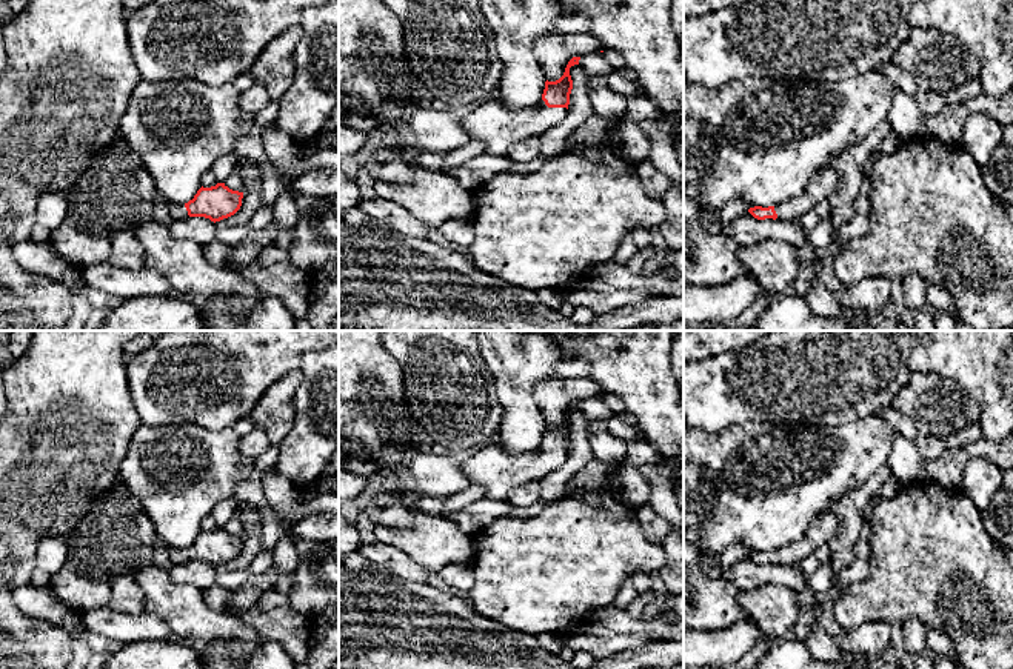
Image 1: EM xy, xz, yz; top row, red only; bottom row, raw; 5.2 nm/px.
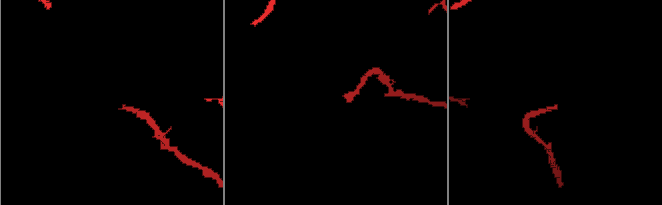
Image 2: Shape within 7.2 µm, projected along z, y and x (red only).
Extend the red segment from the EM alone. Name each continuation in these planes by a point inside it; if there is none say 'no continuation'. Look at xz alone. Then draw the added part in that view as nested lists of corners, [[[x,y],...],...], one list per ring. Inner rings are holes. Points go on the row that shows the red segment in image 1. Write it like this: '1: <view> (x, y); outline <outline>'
1: xz (494, 125); outline [[[496,97],[463,112],[462,128],[471,140],[482,141],[488,154],[503,157],[510,146],[557,126],[567,112],[567,108],[548,108],[542,98],[533,108],[513,111]]]

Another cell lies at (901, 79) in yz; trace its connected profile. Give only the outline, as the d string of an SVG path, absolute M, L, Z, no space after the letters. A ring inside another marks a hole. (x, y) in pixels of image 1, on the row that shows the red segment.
M893 62L881 63L876 71L887 75L896 88L910 97L914 97L921 91L914 77L910 72L898 68Z

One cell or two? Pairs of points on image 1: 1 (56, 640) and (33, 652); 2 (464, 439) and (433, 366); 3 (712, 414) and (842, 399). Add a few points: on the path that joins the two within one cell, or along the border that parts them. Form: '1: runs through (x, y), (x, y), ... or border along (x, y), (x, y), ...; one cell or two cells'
1: runs through (50, 646), (39, 651); one cell
2: runs through (462, 420), (447, 385); one cell
3: runs through (744, 396), (810, 396); one cell

